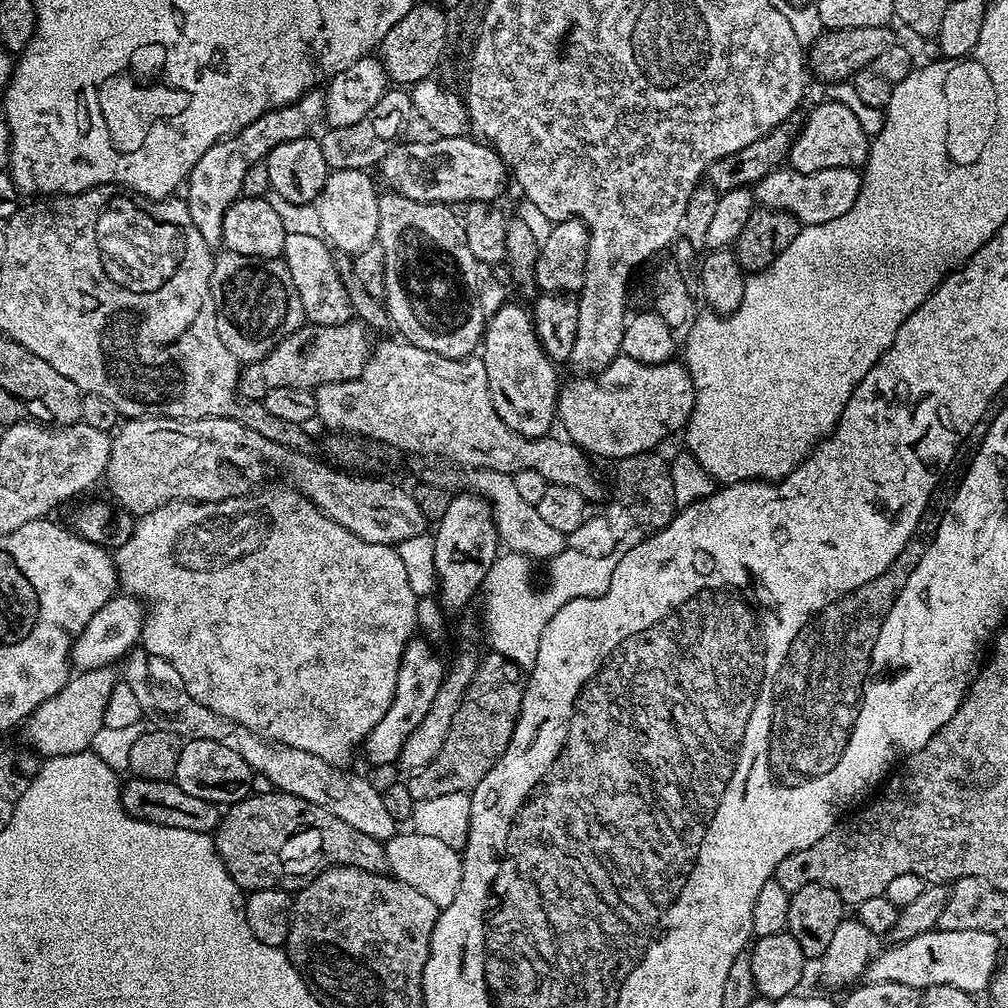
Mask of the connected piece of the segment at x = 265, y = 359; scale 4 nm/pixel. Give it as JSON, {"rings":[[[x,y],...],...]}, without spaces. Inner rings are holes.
{"rings":[[[353,318],[345,324],[305,323],[298,330],[281,335],[276,349],[251,361],[239,373],[238,391],[245,401],[260,402],[270,390],[278,386],[315,389],[317,384],[333,380],[350,380],[359,376],[370,355],[369,329]]]}

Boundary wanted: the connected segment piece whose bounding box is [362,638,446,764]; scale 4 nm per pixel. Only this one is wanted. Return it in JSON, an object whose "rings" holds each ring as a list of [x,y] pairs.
{"rings":[[[412,638],[404,647],[404,653],[398,666],[398,678],[396,679],[396,695],[392,697],[392,705],[386,710],[386,714],[370,730],[367,740],[362,745],[362,753],[372,764],[388,764],[397,759],[397,756],[410,734],[416,721],[427,712],[432,700],[439,693],[439,686],[446,675],[446,664],[432,653],[432,648],[427,639]]]}

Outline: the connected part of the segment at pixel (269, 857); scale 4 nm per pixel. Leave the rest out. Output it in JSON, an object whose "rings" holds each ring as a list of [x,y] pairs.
{"rings":[[[275,790],[270,794],[249,794],[245,800],[227,805],[214,829],[214,843],[230,878],[245,893],[283,885],[287,876],[308,878],[333,866],[388,872],[381,841],[346,826],[342,818],[314,802],[306,802],[306,798]]]}

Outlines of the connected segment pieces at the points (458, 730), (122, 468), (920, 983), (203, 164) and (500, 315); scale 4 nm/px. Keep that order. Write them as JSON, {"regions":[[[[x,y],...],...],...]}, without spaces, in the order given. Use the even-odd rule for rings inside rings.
{"regions":[[[[488,650],[479,657],[473,680],[466,689],[461,704],[450,722],[442,748],[431,762],[417,768],[406,783],[413,802],[438,798],[438,794],[471,793],[482,778],[498,762],[514,734],[516,720],[524,697],[522,670],[498,651]]],[[[141,414],[125,419],[115,429],[106,481],[121,506],[135,514],[169,500],[215,502],[222,496],[220,484],[225,493],[232,494],[243,476],[248,480],[259,478],[268,448],[269,441],[230,418],[203,416],[200,420],[190,420],[167,414]]],[[[933,930],[923,932],[909,940],[893,943],[893,948],[885,952],[878,951],[871,957],[867,967],[867,983],[898,982],[902,986],[910,986],[923,990],[935,984],[958,986],[958,990],[966,990],[980,994],[992,982],[996,966],[1001,959],[1000,944],[997,933],[982,930]]],[[[313,90],[305,92],[292,104],[284,108],[276,108],[273,112],[262,114],[250,126],[246,126],[236,136],[227,136],[218,141],[194,166],[186,181],[186,199],[190,218],[194,218],[194,226],[198,226],[198,234],[206,238],[209,246],[216,246],[224,239],[222,234],[222,222],[226,218],[226,210],[235,200],[239,200],[243,190],[243,178],[247,168],[254,163],[263,161],[278,146],[287,140],[302,138],[309,135],[312,127],[318,125],[324,118],[324,92]]],[[[506,302],[487,317],[482,328],[482,359],[486,366],[490,398],[494,402],[494,410],[498,410],[498,418],[502,418],[510,430],[523,436],[549,435],[557,419],[557,365],[541,347],[527,307],[519,308],[512,302]]]]}

